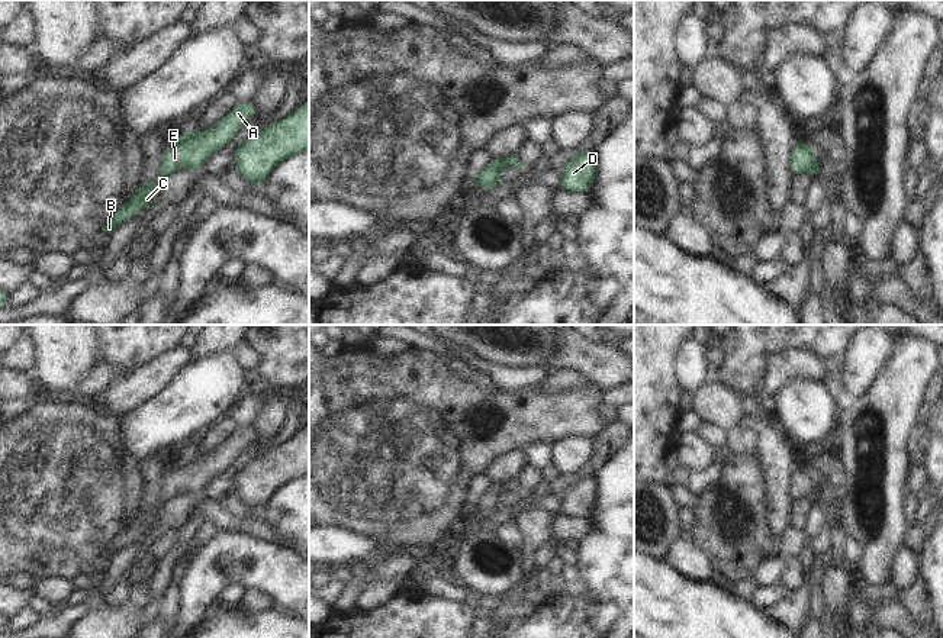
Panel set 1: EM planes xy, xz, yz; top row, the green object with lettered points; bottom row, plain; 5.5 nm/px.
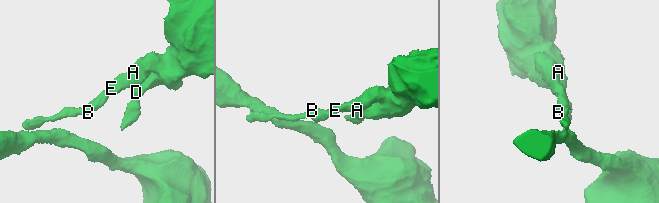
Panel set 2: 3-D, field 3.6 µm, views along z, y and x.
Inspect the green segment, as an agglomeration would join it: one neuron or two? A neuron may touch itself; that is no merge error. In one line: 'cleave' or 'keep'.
keep

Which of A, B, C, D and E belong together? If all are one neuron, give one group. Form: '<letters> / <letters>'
A B C D E

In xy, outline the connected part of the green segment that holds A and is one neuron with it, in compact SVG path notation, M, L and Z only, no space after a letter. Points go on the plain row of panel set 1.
M252 425L238 428L225 442L219 444L212 452L199 458L189 454L181 463L167 470L160 489L160 500L155 506L141 506L133 521L120 531L110 545L102 552L104 557L113 557L119 550L128 547L141 534L149 534L158 522L162 506L180 493L190 493L197 497L200 490L223 470L234 465L234 460L247 451L255 439Z

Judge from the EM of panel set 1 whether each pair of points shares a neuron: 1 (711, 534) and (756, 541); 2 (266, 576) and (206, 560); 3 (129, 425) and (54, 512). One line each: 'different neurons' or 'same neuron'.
1: same neuron
2: same neuron
3: different neurons

